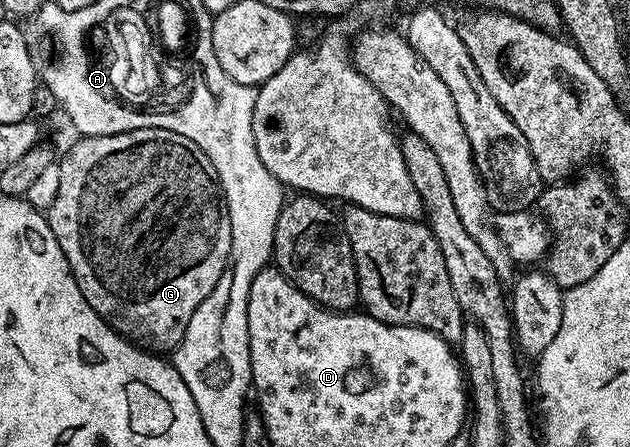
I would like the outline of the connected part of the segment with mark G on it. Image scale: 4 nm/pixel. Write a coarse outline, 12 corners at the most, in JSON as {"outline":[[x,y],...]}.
{"outline":[[81,137],[49,226],[83,299],[172,354],[229,263],[219,175]]}

